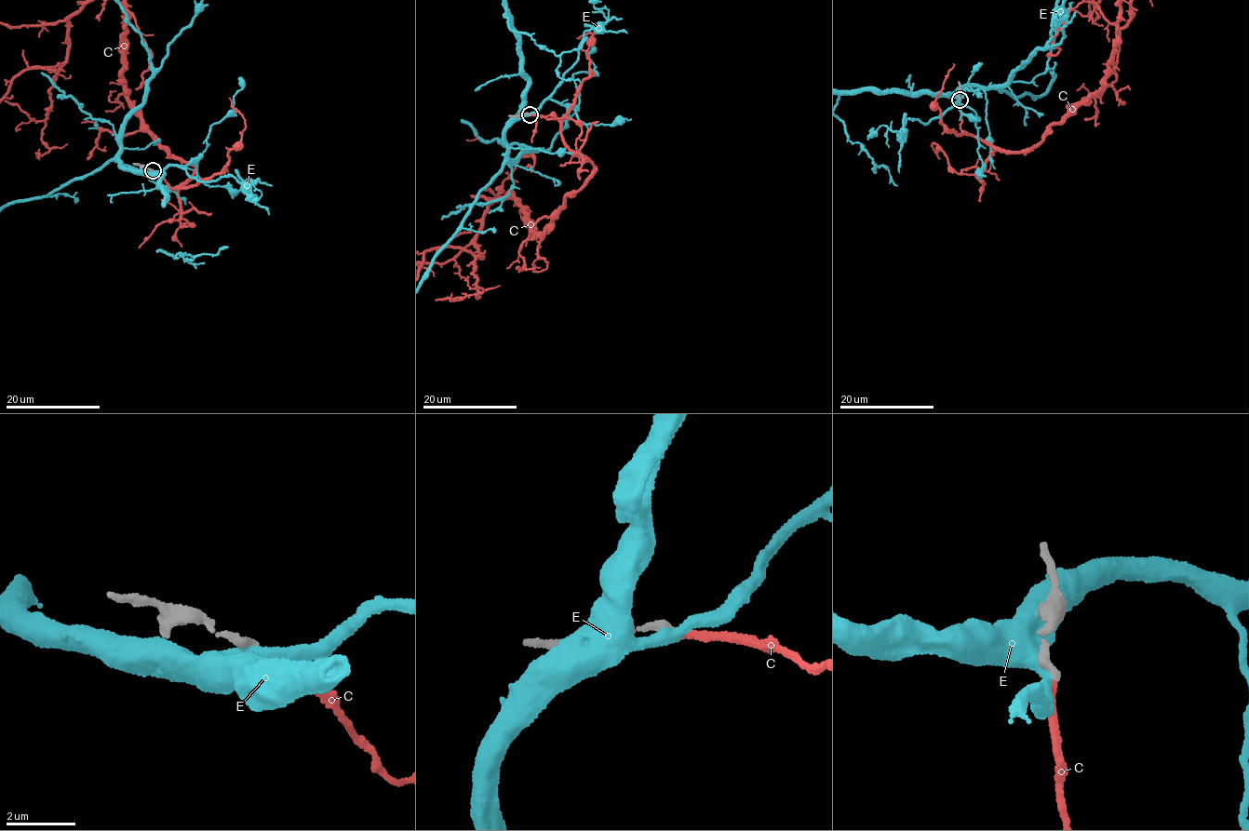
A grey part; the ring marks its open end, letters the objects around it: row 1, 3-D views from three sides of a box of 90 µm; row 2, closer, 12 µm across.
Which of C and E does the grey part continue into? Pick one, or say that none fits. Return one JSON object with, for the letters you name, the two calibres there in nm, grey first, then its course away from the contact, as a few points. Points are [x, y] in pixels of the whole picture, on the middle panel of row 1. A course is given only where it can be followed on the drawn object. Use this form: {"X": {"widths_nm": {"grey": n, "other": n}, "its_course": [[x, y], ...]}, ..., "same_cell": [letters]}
{"C": {"widths_nm": {"grey": 280, "other": 200}}, "same_cell": ["C"]}

